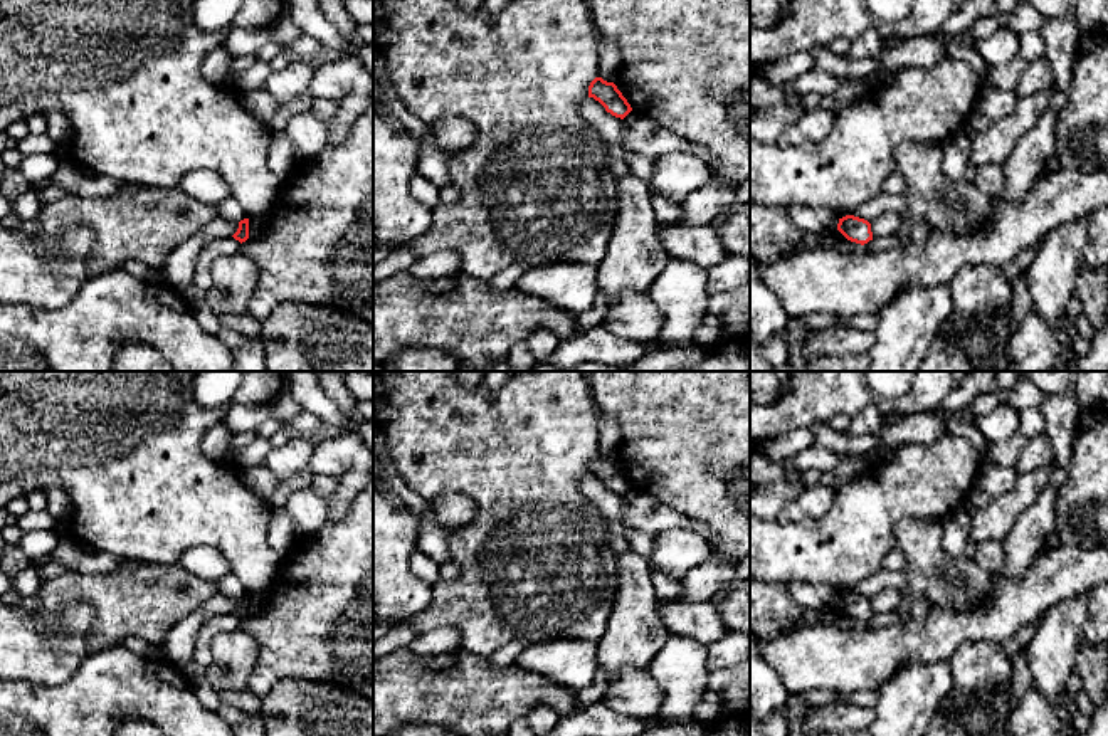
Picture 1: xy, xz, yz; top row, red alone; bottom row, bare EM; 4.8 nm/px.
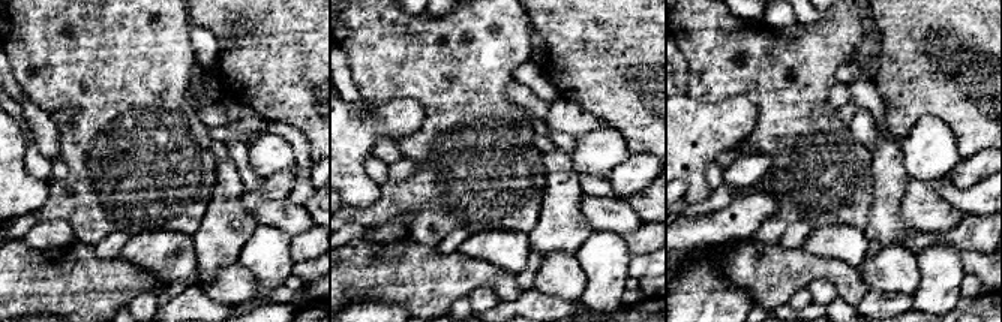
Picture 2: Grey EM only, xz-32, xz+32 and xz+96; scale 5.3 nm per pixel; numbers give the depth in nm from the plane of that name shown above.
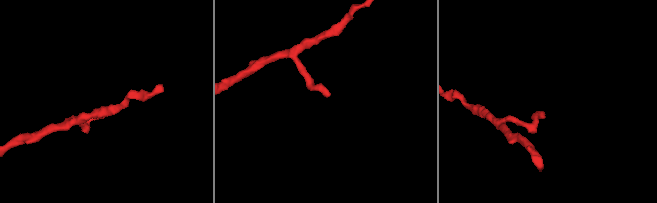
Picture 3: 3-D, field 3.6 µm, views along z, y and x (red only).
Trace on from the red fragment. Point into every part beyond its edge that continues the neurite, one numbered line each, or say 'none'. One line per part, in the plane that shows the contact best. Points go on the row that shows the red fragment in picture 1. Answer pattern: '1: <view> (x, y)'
none

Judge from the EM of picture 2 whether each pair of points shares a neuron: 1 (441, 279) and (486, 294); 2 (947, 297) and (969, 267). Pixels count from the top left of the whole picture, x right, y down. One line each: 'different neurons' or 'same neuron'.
1: different neurons
2: different neurons

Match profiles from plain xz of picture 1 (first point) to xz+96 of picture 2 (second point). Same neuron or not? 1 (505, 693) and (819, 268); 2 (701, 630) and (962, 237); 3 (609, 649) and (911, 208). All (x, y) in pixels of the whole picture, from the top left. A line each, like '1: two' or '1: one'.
1: one
2: two
3: two

